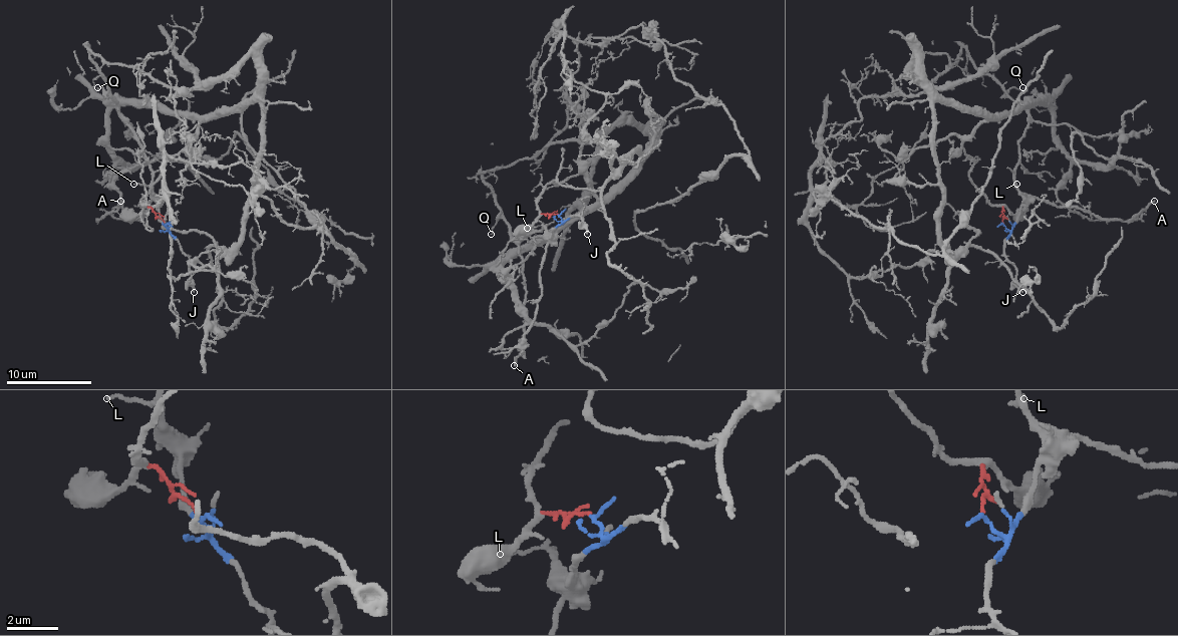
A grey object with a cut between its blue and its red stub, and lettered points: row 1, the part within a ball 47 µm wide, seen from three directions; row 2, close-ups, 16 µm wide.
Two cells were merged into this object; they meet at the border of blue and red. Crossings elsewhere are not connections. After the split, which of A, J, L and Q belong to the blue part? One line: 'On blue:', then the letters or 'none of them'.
On blue: A, J, L, Q

